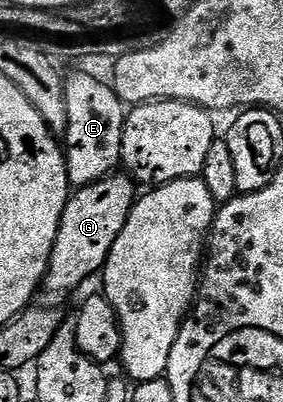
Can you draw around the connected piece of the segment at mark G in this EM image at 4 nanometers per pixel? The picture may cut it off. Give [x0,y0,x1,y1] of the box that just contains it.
[44,172,135,294]

